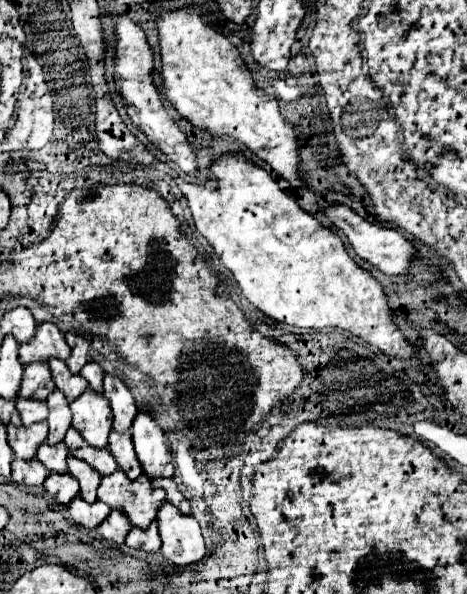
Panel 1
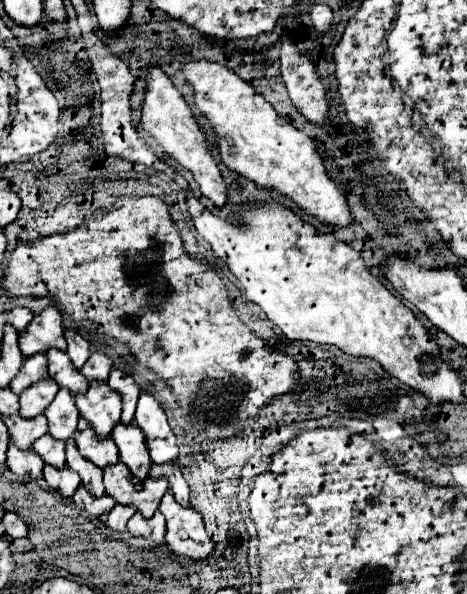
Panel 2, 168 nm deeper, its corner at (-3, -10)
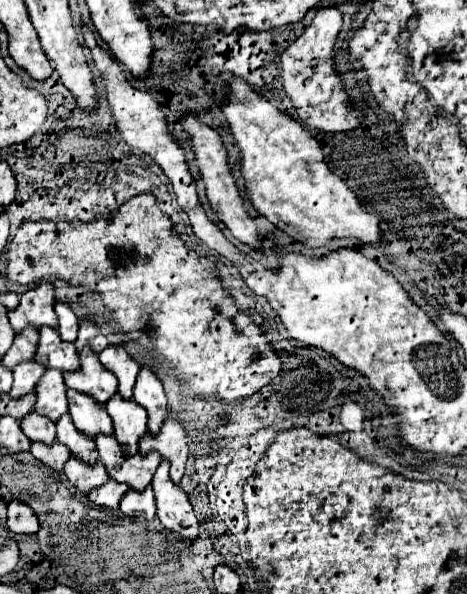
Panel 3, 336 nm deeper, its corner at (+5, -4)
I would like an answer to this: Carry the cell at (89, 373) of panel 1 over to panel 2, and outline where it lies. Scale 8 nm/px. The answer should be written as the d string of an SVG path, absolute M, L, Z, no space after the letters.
M93 352L89 356L89 360L85 362L85 366L81 368L81 374L89 380L103 380L105 382L111 366L113 366L113 360L105 352Z

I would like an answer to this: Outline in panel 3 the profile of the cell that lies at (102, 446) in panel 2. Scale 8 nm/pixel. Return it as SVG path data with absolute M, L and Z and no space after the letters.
M67 390L67 398L69 414L81 434L91 438L97 438L99 434L113 434L111 418L103 406L93 406L91 398L85 398L85 394L77 394L75 390Z

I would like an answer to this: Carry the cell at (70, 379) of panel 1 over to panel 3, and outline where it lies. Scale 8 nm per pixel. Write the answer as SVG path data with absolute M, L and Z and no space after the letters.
M39 330L39 348L35 354L37 364L45 366L47 370L57 368L61 372L71 372L79 368L79 356L73 344L61 342L55 330Z

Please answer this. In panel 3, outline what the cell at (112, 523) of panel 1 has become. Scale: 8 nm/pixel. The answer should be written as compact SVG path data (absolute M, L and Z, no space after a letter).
M109 480L109 482L105 482L101 488L91 490L91 492L89 492L89 500L91 500L93 504L105 508L105 510L119 510L119 502L121 502L121 498L125 496L127 490L129 490L129 488L125 488L123 484Z

